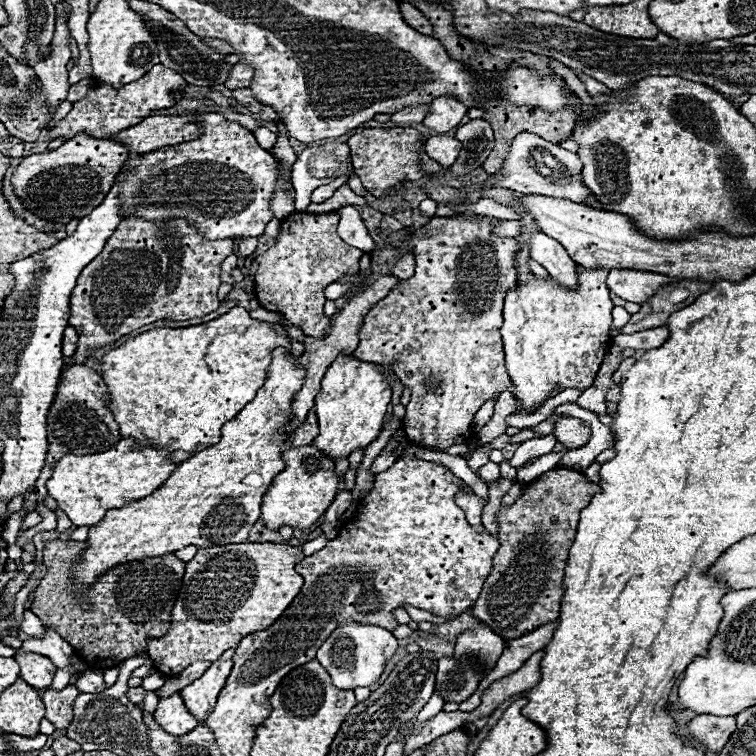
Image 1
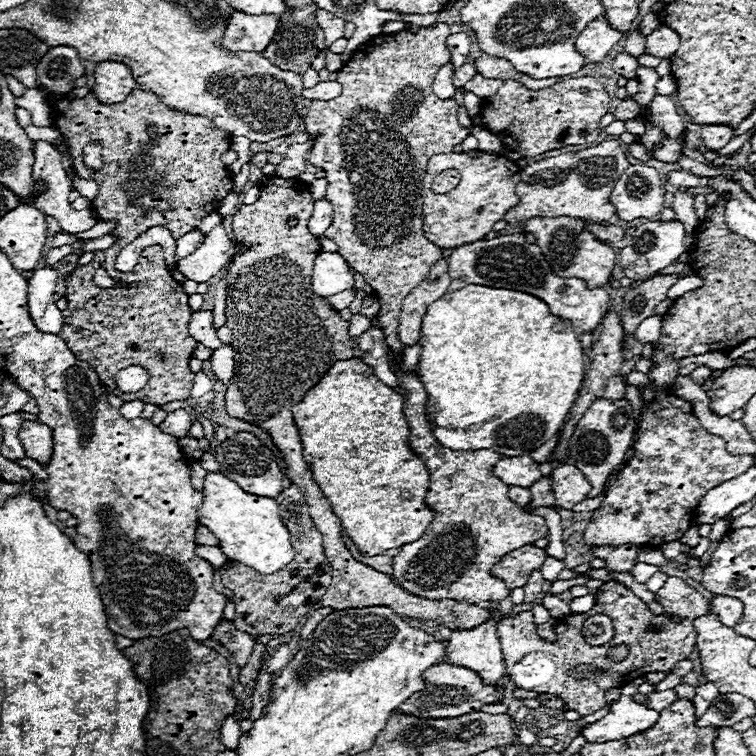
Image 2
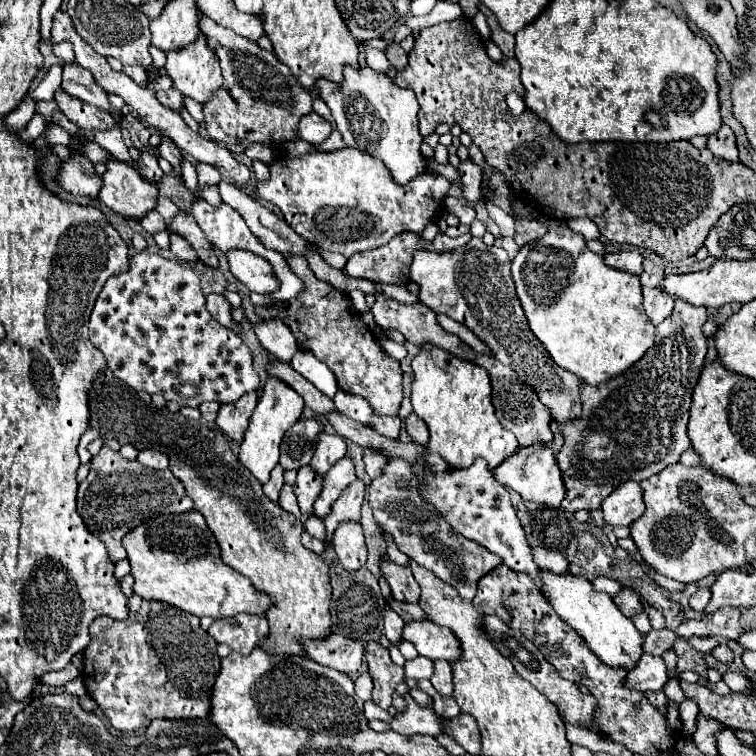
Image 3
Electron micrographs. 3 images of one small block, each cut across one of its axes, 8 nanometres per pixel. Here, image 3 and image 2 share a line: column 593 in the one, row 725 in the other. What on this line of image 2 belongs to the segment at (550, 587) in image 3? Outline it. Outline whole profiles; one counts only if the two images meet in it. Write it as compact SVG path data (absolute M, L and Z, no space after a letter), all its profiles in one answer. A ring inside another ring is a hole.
M634 682L622 686L622 696L620 696L618 704L614 704L604 718L600 718L580 730L584 740L602 744L608 740L628 738L628 736L648 730L652 724L656 724L658 712L646 708L644 704L634 702L632 694L634 694Z

